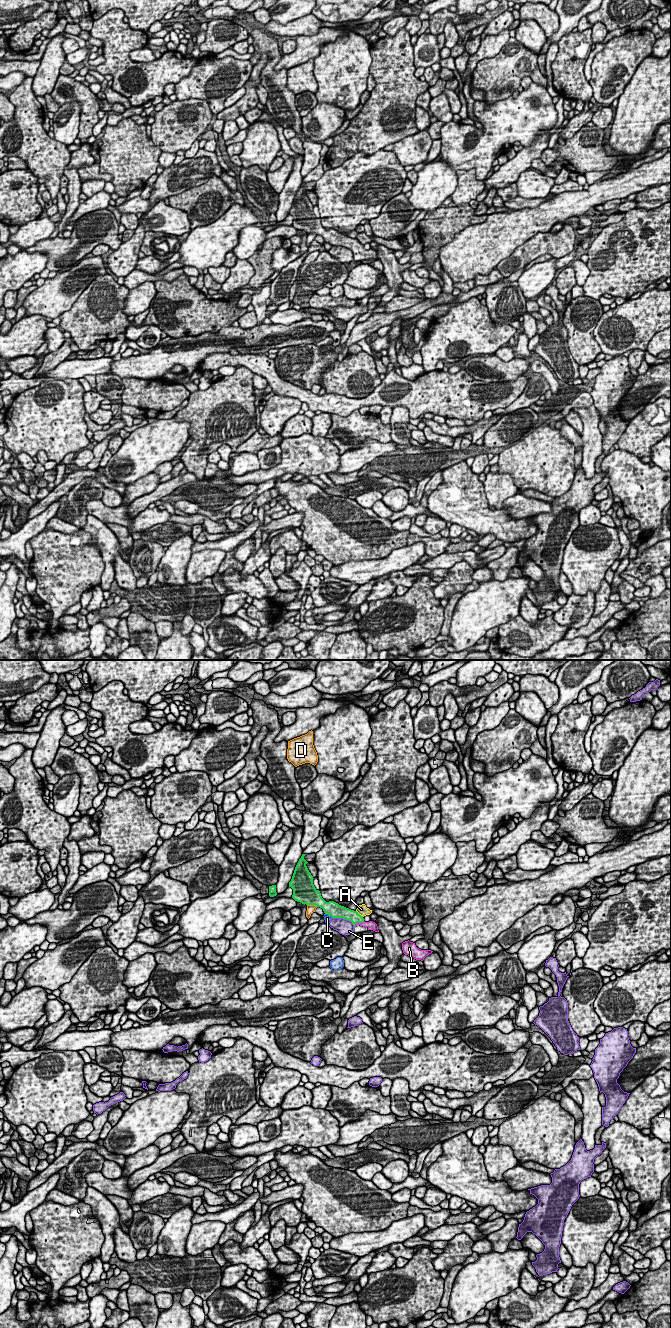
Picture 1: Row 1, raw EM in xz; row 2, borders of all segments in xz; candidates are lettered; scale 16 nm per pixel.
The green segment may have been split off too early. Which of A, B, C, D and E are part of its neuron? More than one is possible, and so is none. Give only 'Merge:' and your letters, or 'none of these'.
Merge: B

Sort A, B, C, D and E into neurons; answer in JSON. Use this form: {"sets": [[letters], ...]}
{"sets": [["A"], ["B"], ["C"], ["D"], ["E"]]}

